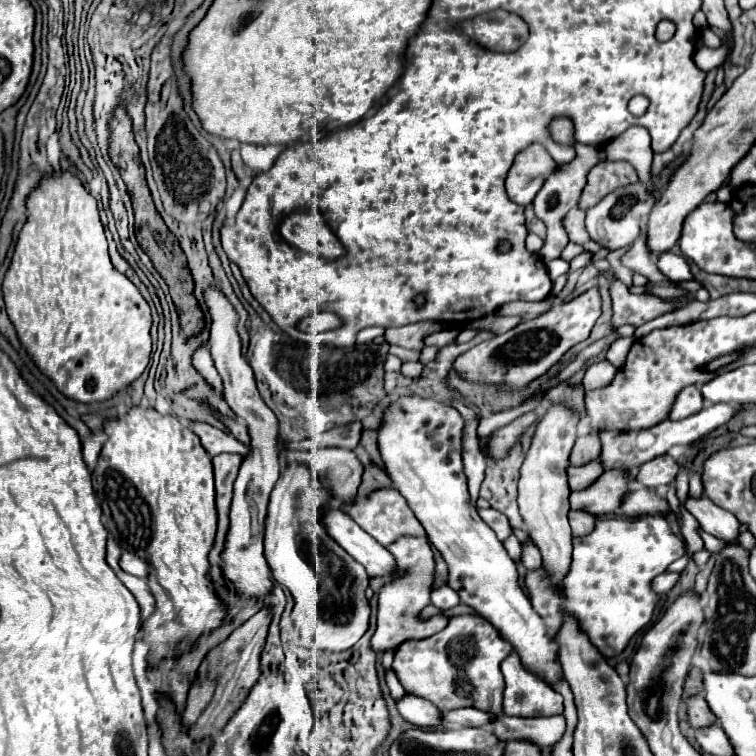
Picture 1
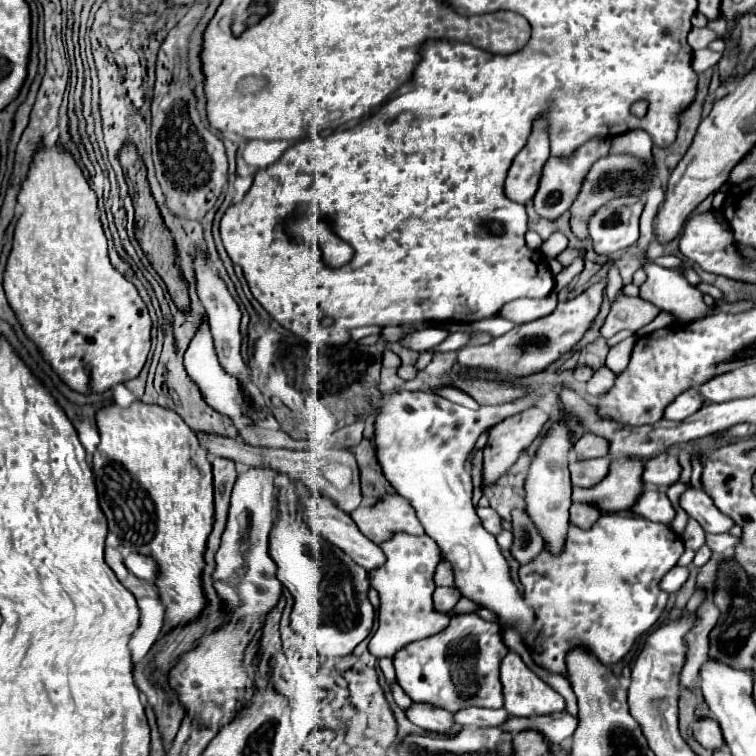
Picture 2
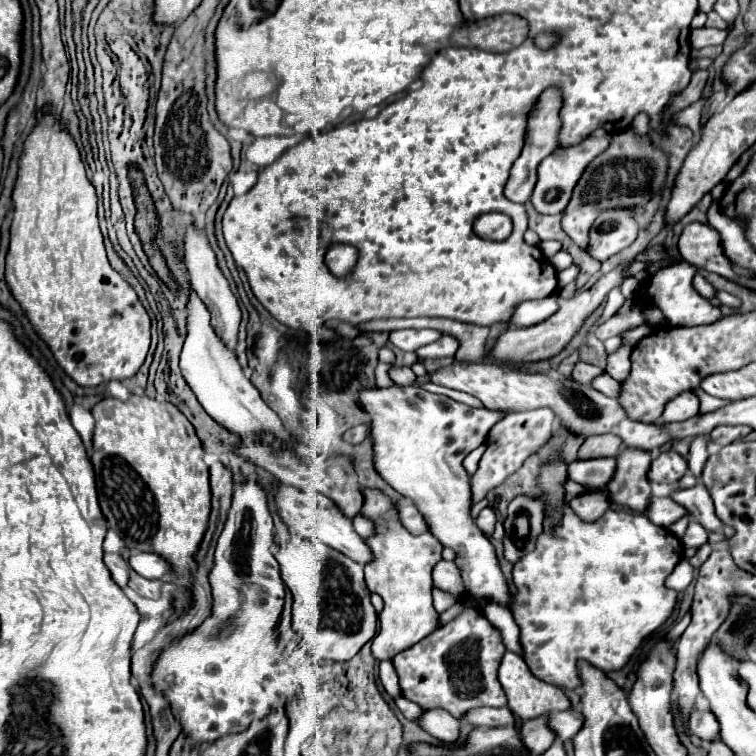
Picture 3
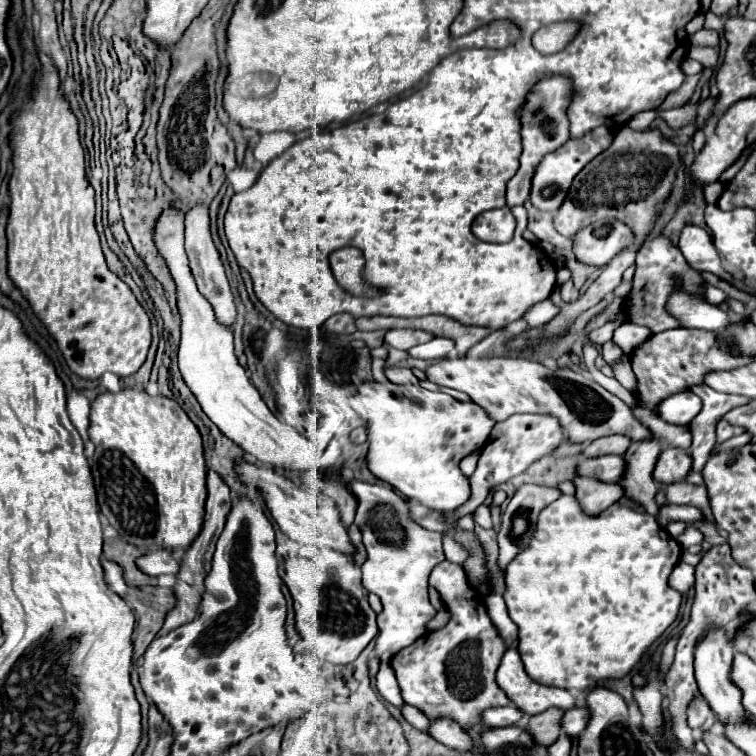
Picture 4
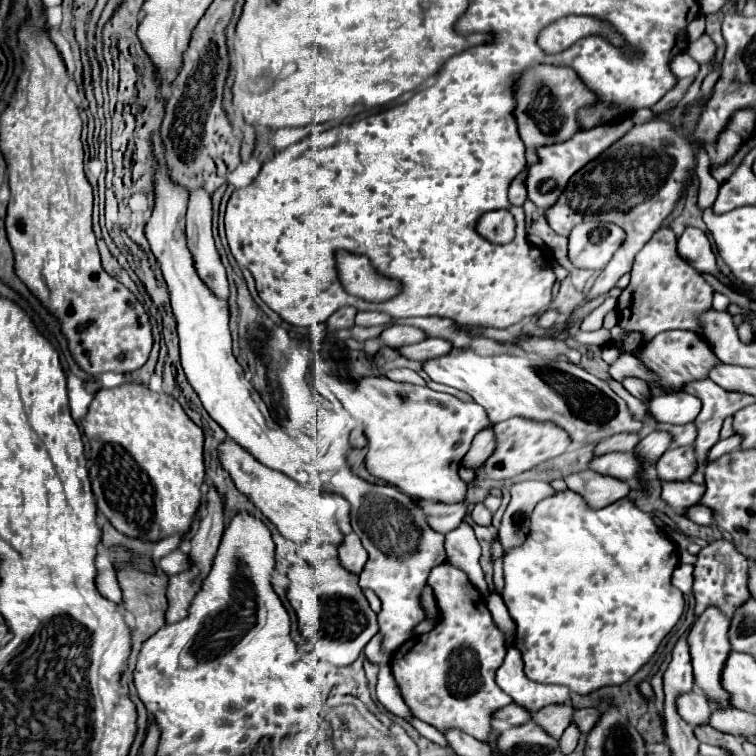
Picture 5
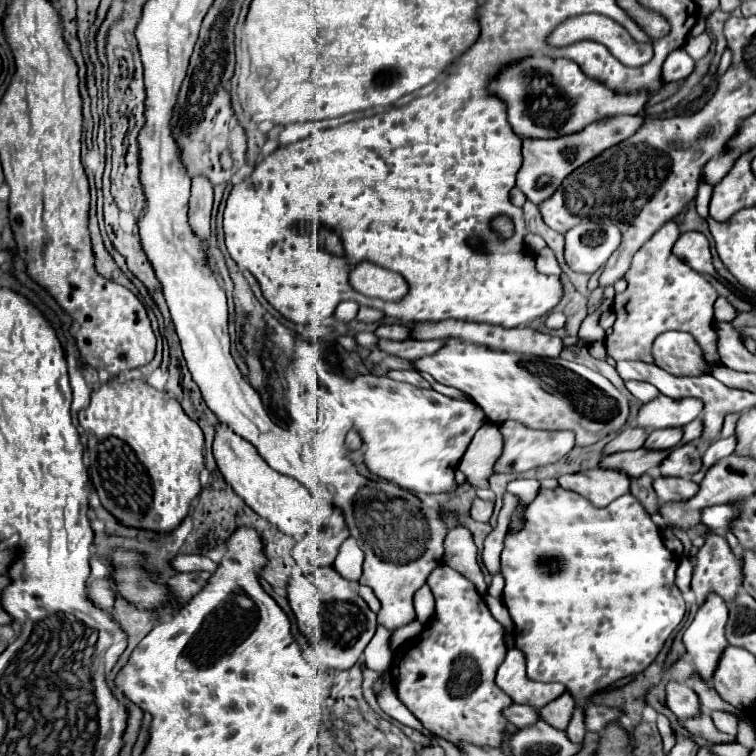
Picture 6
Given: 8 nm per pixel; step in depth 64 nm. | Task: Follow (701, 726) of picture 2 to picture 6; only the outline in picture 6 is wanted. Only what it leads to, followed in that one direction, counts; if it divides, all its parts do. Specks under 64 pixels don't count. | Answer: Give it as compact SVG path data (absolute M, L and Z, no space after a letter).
M670 682L666 688L666 706L672 710L676 718L694 718L700 714L702 704L698 694L688 684Z

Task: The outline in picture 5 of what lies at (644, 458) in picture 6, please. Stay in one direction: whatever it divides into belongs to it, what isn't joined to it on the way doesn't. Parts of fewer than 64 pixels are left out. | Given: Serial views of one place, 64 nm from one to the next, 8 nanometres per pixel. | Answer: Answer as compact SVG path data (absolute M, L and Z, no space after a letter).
M612 452L604 456L596 456L590 464L590 470L596 470L598 474L608 474L612 478L620 480L632 480L640 474L640 462L636 460L634 452Z

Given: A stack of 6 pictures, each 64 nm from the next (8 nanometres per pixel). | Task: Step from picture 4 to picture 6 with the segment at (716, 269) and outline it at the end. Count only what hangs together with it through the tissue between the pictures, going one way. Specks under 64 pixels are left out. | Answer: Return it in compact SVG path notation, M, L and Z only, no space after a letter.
M684 232L674 244L674 254L700 274L718 276L712 266L712 254L708 238L702 232Z

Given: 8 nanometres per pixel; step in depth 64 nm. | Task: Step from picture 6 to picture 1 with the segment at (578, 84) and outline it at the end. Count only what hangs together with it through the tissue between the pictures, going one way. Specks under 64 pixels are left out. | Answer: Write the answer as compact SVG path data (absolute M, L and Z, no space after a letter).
M532 144L522 150L506 178L506 192L510 200L520 206L532 204L542 184L548 180L548 176L554 174L554 170L556 162L540 144Z

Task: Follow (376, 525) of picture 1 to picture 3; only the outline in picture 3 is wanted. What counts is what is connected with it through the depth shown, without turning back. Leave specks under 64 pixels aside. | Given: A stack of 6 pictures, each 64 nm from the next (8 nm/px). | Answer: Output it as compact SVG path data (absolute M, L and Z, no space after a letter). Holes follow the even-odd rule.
M406 498L398 500L396 502L396 512L398 512L398 518L404 524L404 528L410 530L410 534L422 534L422 532L428 530L426 524L424 524L424 518L420 516L418 508L410 500L406 500ZM360 512L354 516L354 530L362 538L370 538L374 534L374 522L370 518L364 518Z

